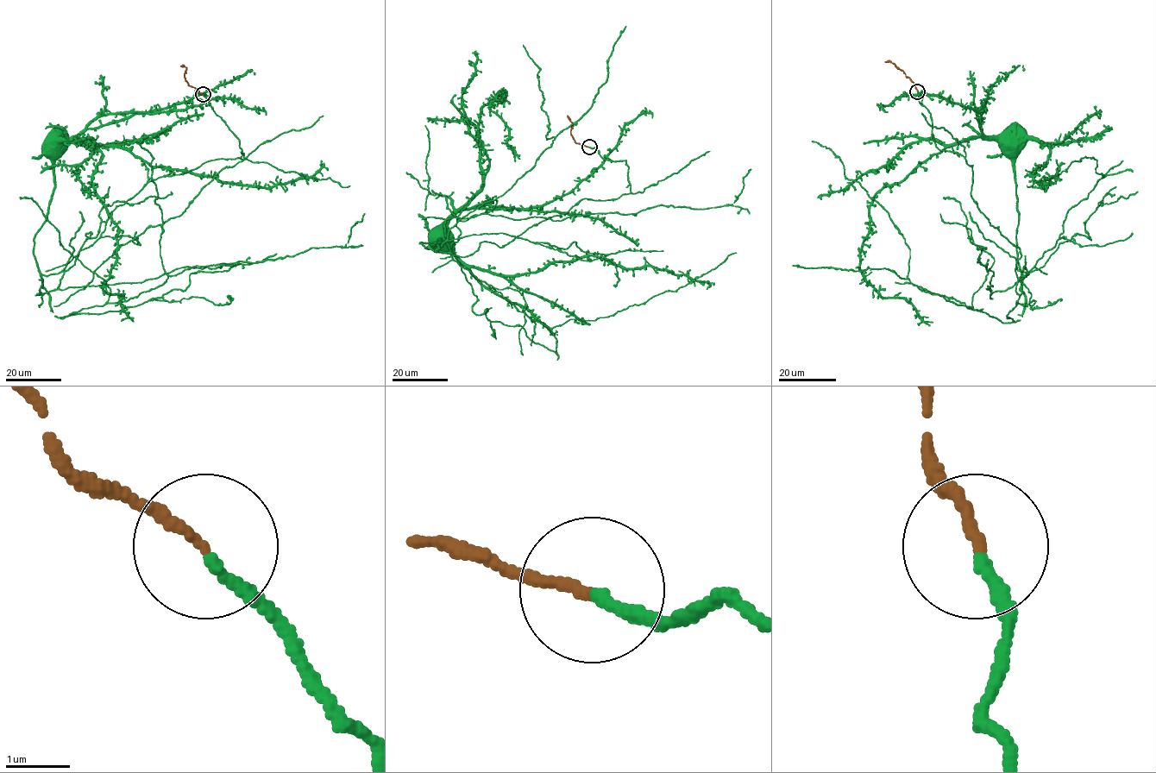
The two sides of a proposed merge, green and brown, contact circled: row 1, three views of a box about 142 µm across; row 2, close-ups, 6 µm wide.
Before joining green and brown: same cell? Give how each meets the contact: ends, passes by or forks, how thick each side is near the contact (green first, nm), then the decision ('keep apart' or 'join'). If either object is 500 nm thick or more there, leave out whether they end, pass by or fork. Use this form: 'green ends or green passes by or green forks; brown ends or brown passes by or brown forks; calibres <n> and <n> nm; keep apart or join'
green ends; brown ends; calibres 180 and 160 nm; join

